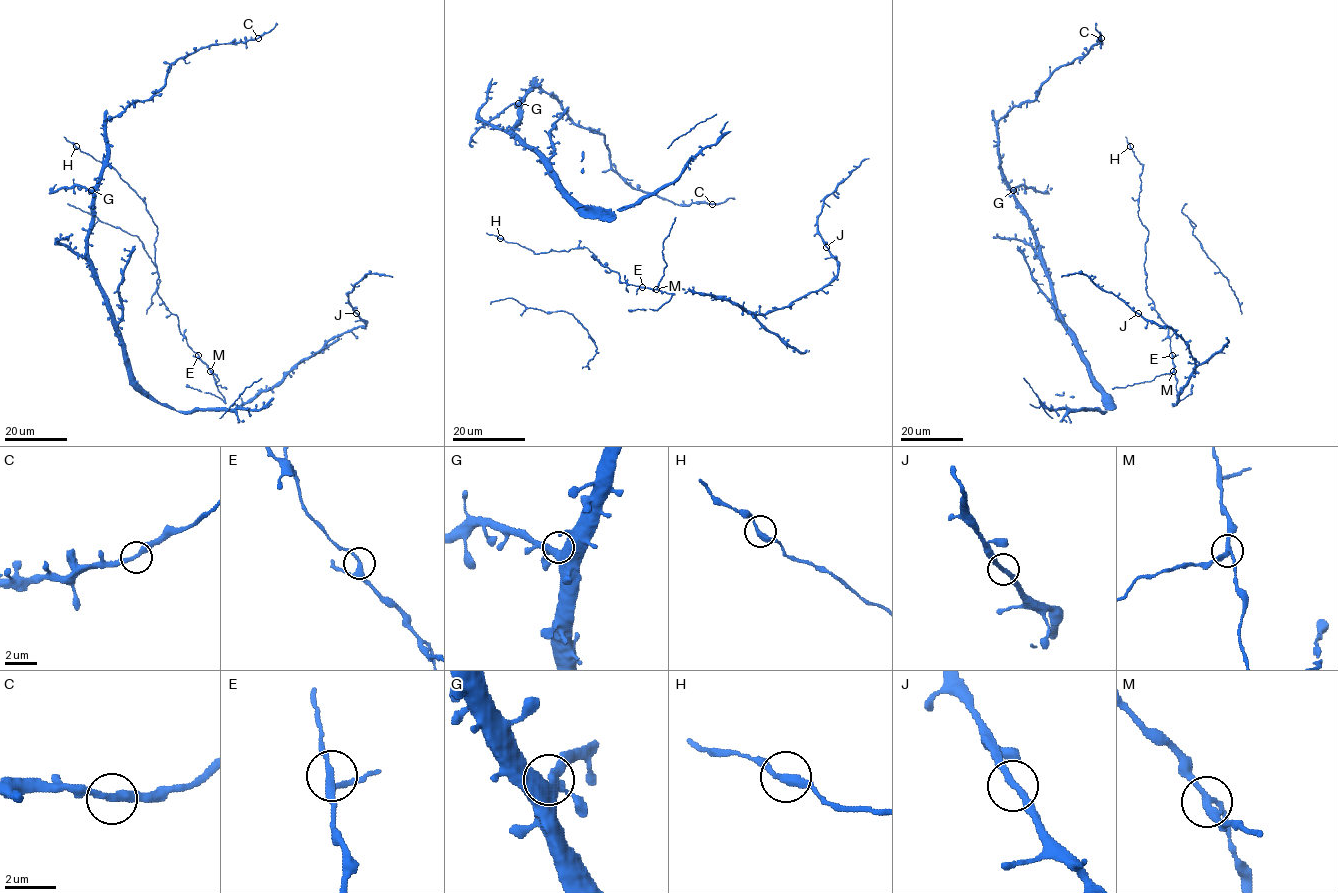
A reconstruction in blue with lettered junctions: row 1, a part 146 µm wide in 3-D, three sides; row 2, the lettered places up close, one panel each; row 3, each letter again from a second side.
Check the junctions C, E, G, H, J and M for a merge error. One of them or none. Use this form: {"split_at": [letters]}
{"split_at": ["M"]}

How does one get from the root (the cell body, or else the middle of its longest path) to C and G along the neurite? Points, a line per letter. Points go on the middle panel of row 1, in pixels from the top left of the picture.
C: (570, 197), (514, 133), (535, 83), (603, 135), (632, 187), (712, 204)
G: (570, 197), (552, 178), (541, 158), (514, 133), (518, 103)

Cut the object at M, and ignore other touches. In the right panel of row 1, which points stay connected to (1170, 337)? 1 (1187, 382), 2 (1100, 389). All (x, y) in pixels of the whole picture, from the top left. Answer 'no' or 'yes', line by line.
1: yes
2: yes

